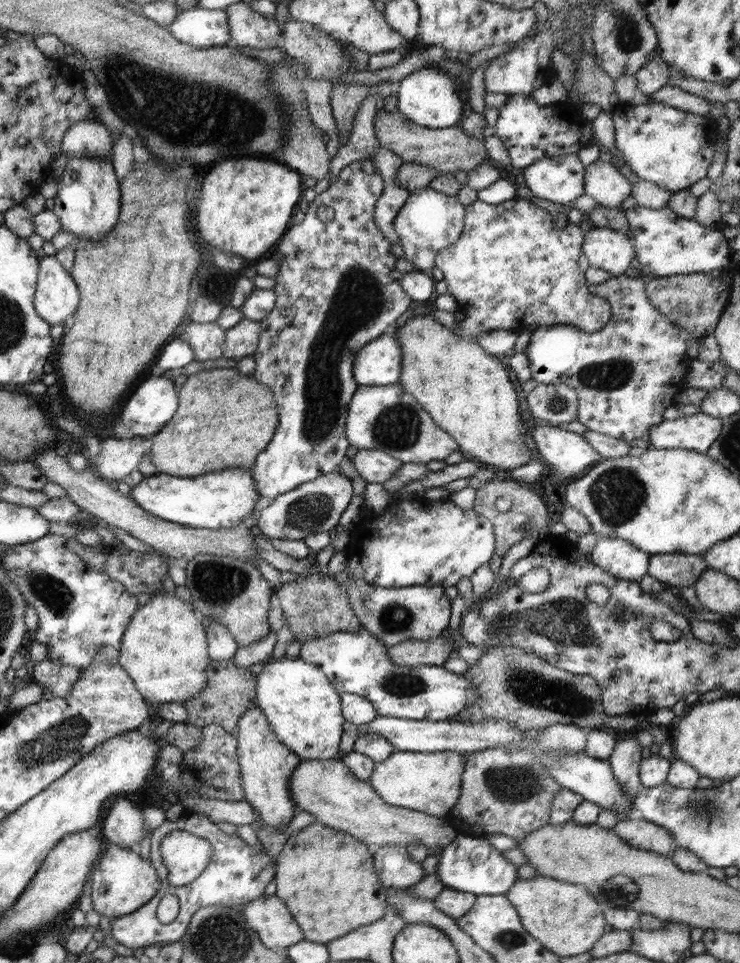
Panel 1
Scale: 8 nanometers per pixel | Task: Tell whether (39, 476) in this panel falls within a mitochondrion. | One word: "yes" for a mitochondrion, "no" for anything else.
no

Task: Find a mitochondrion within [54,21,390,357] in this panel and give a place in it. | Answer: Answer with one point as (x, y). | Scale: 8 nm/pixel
(127, 63)

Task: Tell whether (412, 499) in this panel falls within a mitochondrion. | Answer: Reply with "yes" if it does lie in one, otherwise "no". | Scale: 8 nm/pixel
no

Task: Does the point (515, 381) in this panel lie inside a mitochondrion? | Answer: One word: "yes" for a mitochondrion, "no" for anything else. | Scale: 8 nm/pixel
no

